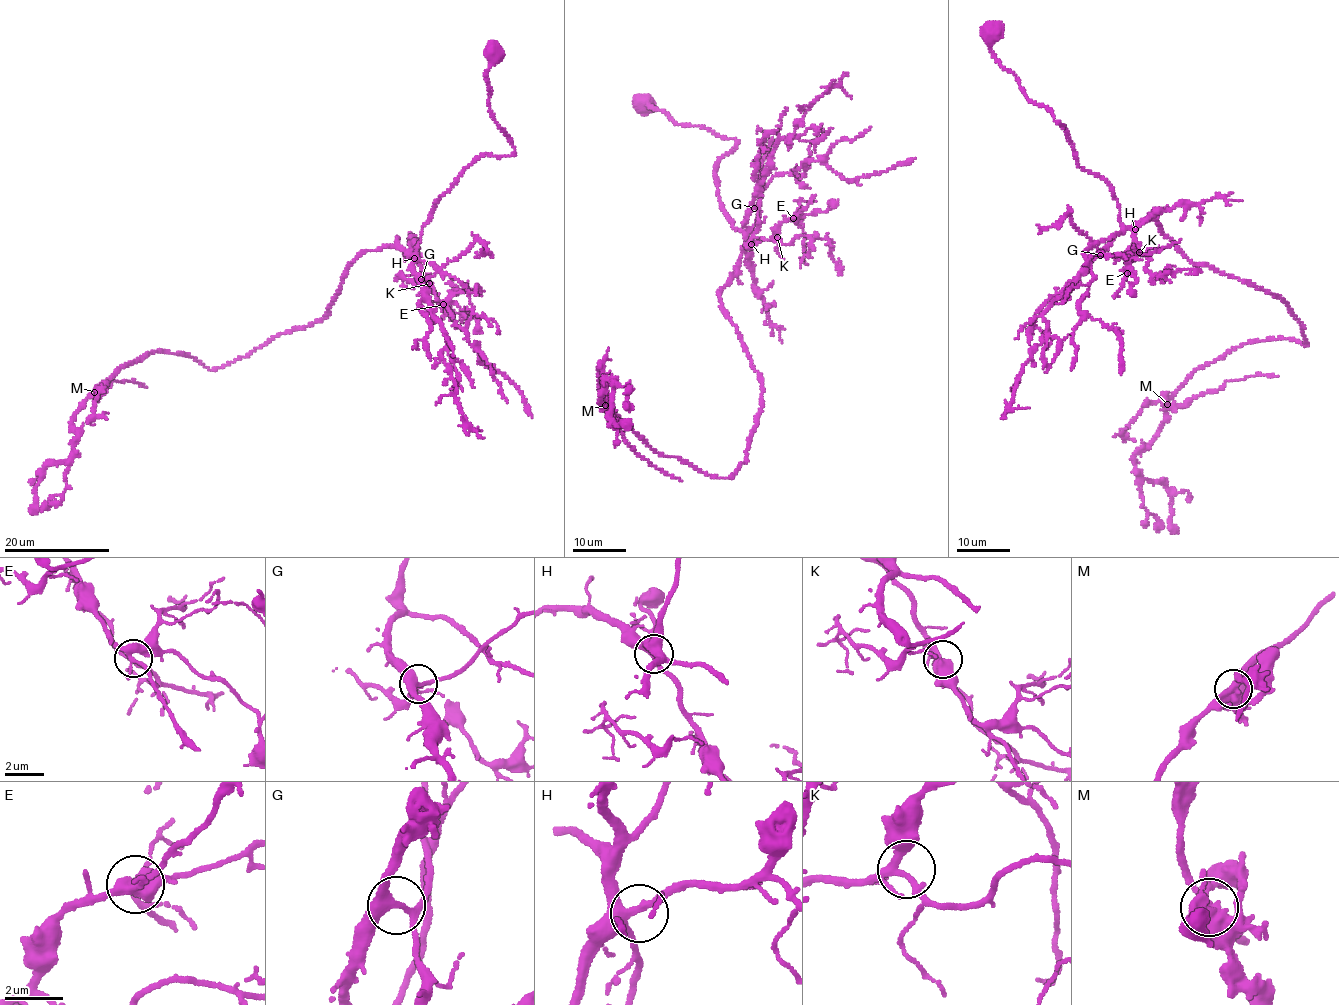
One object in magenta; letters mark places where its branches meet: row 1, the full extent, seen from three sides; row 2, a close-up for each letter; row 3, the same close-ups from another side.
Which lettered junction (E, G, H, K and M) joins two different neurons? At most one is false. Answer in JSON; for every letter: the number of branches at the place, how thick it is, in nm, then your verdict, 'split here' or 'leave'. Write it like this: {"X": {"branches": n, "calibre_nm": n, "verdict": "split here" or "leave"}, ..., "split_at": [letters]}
{"E": {"branches": 4, "calibre_nm": 320, "verdict": "leave"}, "G": {"branches": 4, "calibre_nm": 320, "verdict": "leave"}, "H": {"branches": 4, "calibre_nm": 320, "verdict": "leave"}, "K": {"branches": 4, "calibre_nm": 240, "verdict": "leave"}, "M": {"branches": 5, "calibre_nm": 440, "verdict": "split here"}, "split_at": ["M"]}

